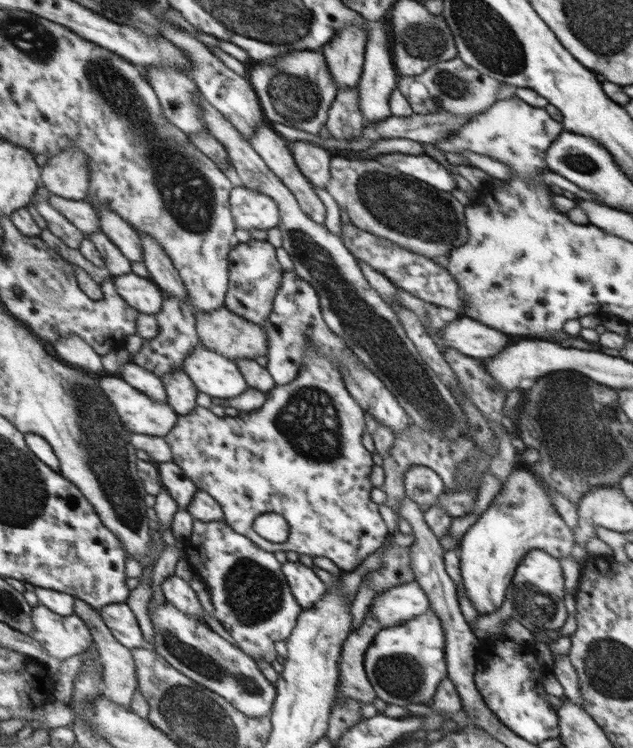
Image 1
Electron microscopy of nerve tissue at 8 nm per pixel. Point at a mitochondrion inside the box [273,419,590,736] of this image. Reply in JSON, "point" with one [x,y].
{"point":[402,675]}

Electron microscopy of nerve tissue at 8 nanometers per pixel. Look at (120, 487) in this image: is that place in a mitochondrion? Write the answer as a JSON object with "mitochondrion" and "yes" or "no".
{"mitochondrion":"yes"}

